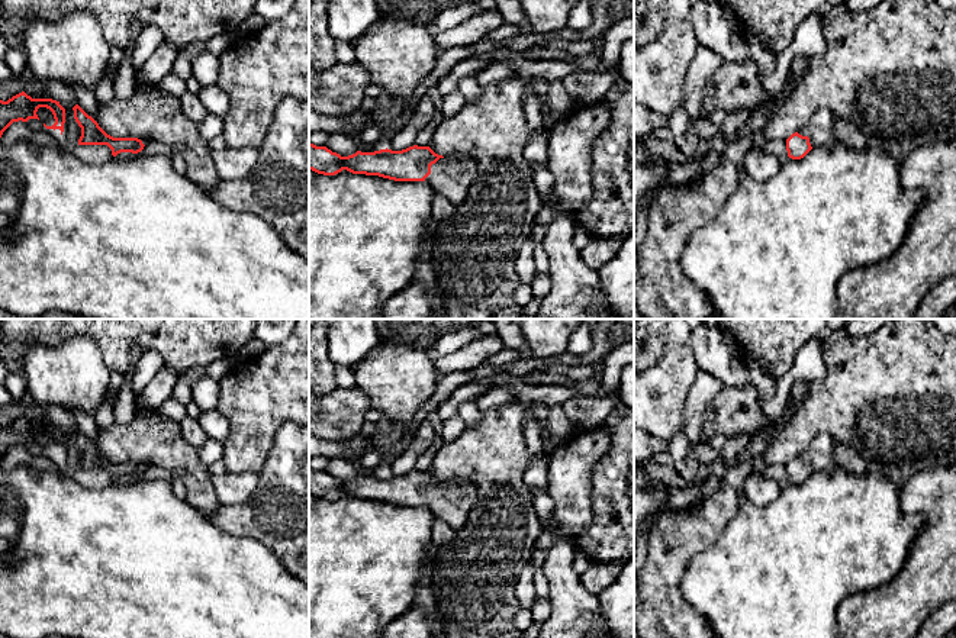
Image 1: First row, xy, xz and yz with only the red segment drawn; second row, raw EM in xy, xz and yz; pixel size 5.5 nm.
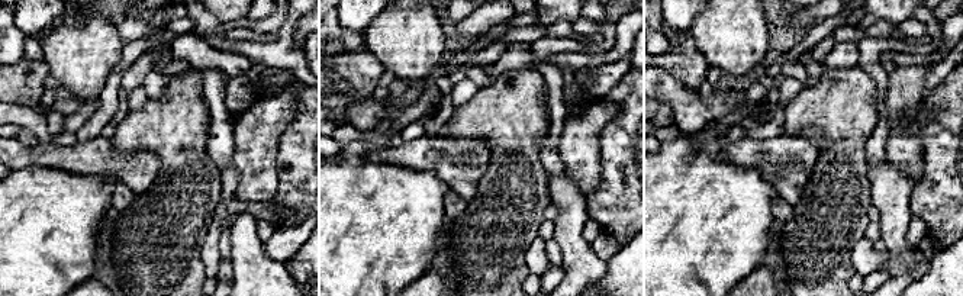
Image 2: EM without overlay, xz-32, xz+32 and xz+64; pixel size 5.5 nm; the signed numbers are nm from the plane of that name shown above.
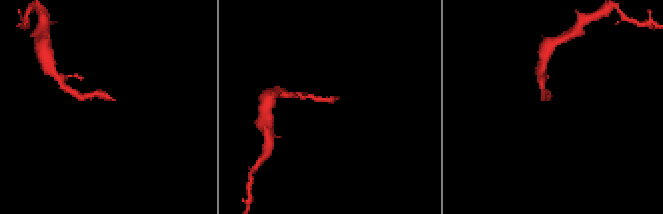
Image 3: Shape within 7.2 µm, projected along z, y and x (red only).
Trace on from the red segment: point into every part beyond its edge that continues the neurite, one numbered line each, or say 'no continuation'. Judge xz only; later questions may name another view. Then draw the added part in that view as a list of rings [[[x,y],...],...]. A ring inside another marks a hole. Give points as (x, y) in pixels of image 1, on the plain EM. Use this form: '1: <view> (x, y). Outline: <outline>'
1: xz (451, 502). Outline: [[[464,478],[440,483],[431,490],[425,508],[450,529],[457,532],[467,521],[469,513],[479,500],[477,487]]]

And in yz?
1: yz (820, 454). Outline: [[[818,434],[811,444],[798,455],[799,460],[808,461],[811,471],[833,473],[837,467],[834,457],[834,439],[827,434]]]

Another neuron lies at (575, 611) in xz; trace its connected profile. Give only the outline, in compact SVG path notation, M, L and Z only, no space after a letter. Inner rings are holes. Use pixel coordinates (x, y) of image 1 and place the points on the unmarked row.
M554 515L541 528L554 535L557 542L547 550L543 564L543 571L548 580L551 613L541 625L538 638L614 638L602 619L598 596L585 589L580 576L573 570L573 558L579 551L572 542L573 536L559 528Z

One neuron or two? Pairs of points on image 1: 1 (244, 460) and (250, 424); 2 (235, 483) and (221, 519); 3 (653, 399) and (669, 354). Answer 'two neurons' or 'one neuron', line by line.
1: one neuron
2: two neurons
3: one neuron

